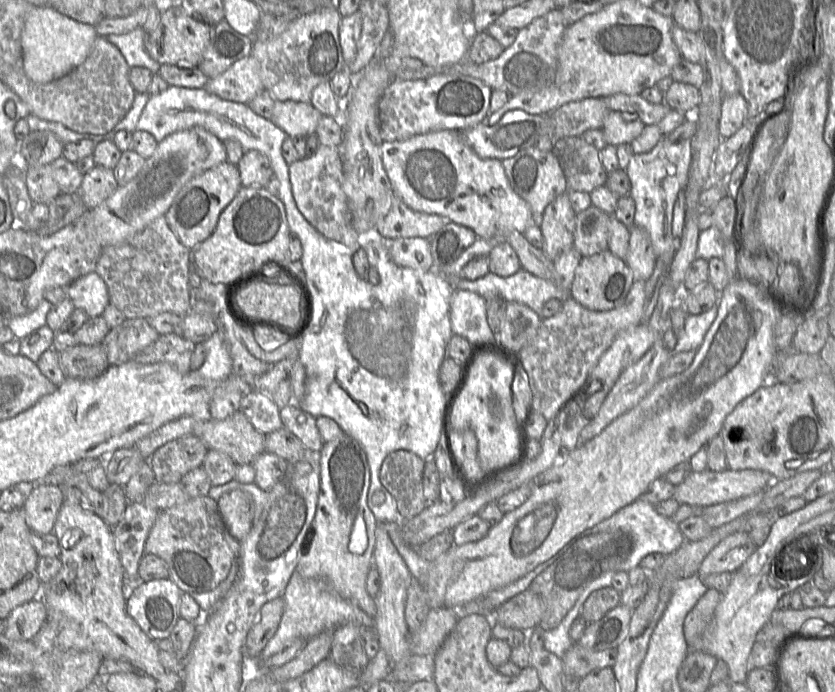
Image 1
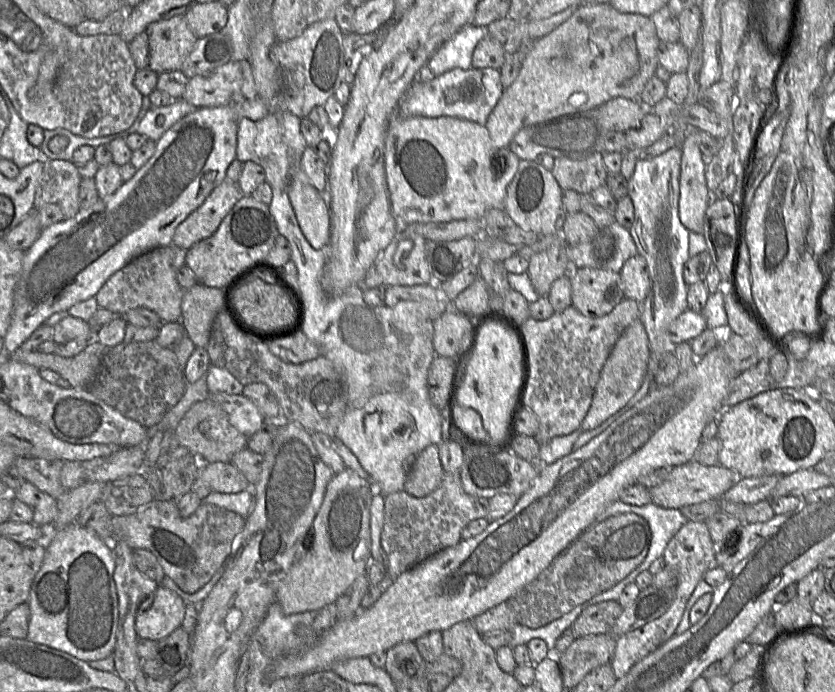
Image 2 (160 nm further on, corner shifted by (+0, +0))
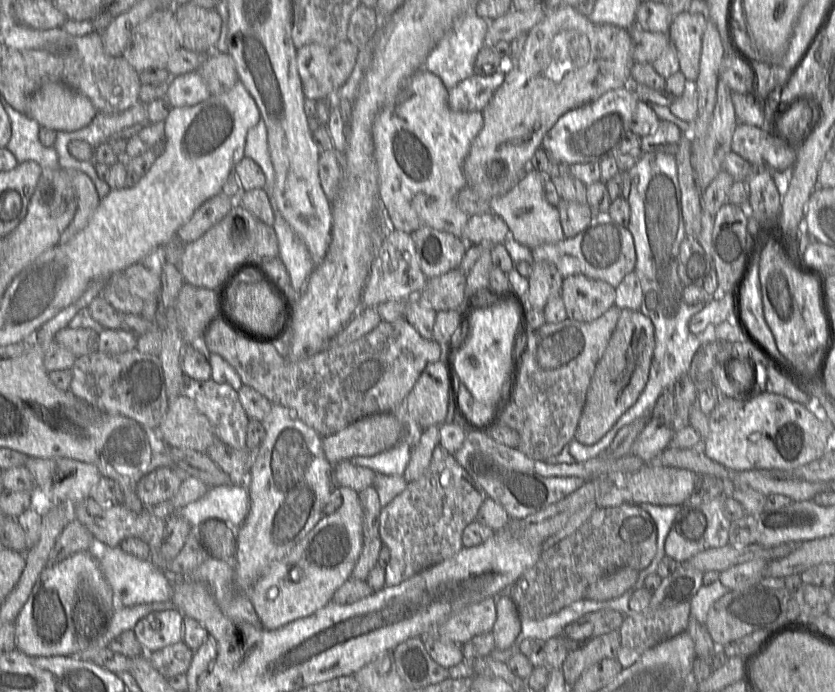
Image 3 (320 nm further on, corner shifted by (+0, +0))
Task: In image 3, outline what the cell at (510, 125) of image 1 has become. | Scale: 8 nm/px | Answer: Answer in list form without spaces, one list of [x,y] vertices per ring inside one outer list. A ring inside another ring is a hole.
[[[624,86],[609,90],[594,101],[564,113],[544,136],[541,148],[543,148],[549,156],[568,165],[601,162],[609,156],[615,157],[617,153],[620,153],[619,147],[621,142],[631,131],[632,117],[638,100],[629,87]]]

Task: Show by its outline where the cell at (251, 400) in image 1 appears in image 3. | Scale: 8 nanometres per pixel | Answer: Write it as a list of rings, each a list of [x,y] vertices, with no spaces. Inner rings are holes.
[[[185,376],[182,395],[193,400],[208,418],[219,441],[237,450],[246,449],[246,431],[250,418],[241,405],[238,392],[230,385],[218,384],[212,379],[197,381]]]

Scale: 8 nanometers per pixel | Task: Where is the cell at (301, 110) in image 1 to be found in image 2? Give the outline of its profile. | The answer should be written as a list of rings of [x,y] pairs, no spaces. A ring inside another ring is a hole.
[[[260,98],[245,104],[231,102],[224,106],[197,108],[163,133],[156,141],[154,154],[115,193],[99,198],[88,208],[79,209],[72,218],[42,229],[22,260],[10,326],[2,339],[6,352],[19,349],[52,314],[68,311],[73,305],[95,297],[109,277],[134,258],[154,248],[171,245],[176,227],[226,178],[227,168],[236,158],[238,121],[243,117],[259,121],[268,114],[269,110]]]

